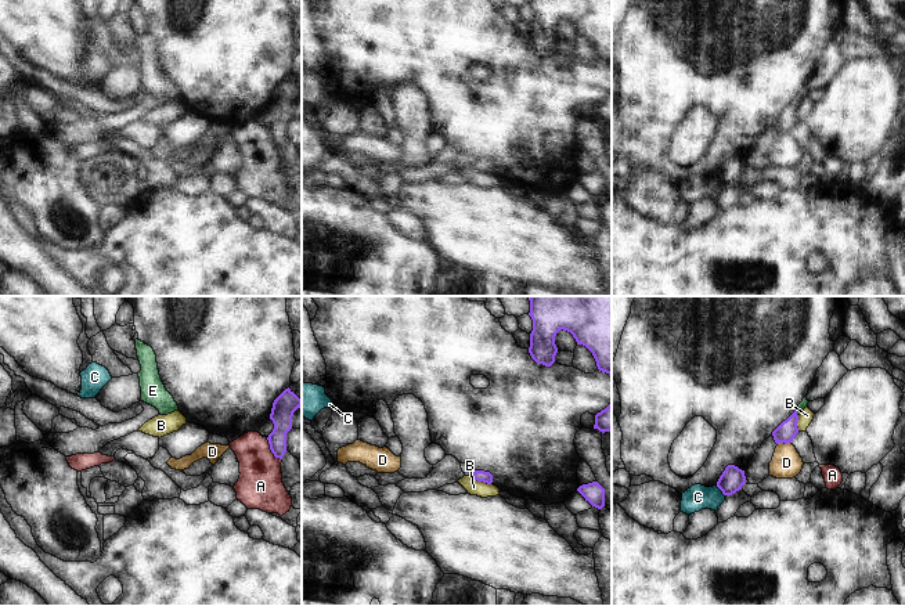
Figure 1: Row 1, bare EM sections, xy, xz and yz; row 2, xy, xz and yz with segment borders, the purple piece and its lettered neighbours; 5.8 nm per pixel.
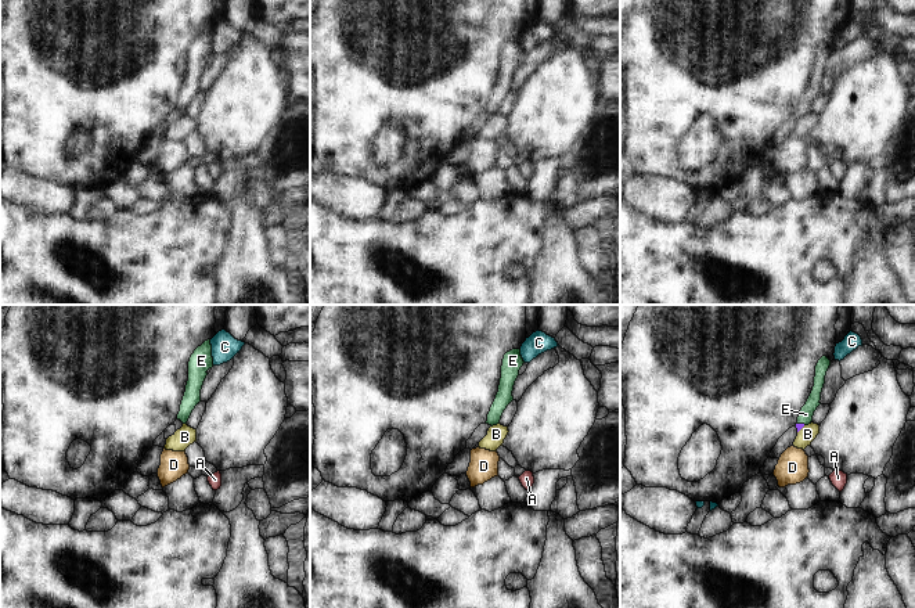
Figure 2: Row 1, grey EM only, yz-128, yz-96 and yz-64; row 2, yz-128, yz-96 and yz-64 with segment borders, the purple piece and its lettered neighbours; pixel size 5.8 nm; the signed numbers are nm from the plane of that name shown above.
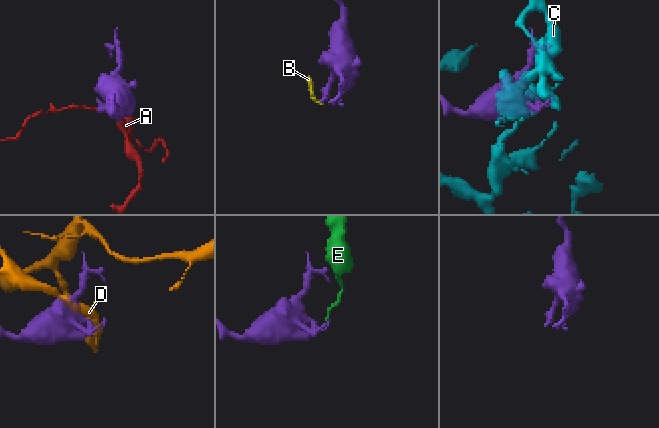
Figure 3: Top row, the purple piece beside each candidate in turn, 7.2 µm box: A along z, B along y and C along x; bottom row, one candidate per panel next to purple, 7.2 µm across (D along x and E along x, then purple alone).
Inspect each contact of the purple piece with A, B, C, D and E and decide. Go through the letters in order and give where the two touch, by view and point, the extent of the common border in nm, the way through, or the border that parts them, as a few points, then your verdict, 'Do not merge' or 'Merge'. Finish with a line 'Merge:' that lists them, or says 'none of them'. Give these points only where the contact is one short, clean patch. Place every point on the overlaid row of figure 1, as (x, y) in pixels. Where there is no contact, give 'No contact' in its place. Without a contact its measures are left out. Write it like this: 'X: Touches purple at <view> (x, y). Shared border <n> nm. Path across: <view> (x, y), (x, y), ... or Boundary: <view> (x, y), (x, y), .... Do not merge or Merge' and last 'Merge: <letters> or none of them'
A: Touches purple at xy (270, 448). Shared border 160 nm. Boundary: xy (266, 437), (270, 451), (281, 460). Do not merge
B: Touches purple at xz (480, 480). Shared border 130 nm. Boundary: xz (471, 476), (490, 484). Do not merge
C: Touches purple at yz (721, 490). Shared border 80 nm. Boundary: yz (716, 486), (724, 496). Do not merge
D: Touches purple at yz (783, 442). Shared border 80 nm. Do not merge
E: Touches purple at yz (796, 414). Shared border 30 nm. Path across: yz (788, 429), (796, 414), (804, 403). Merge
Merge: E.

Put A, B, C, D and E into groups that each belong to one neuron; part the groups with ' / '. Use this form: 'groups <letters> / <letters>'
groups A / B / C / D / E

